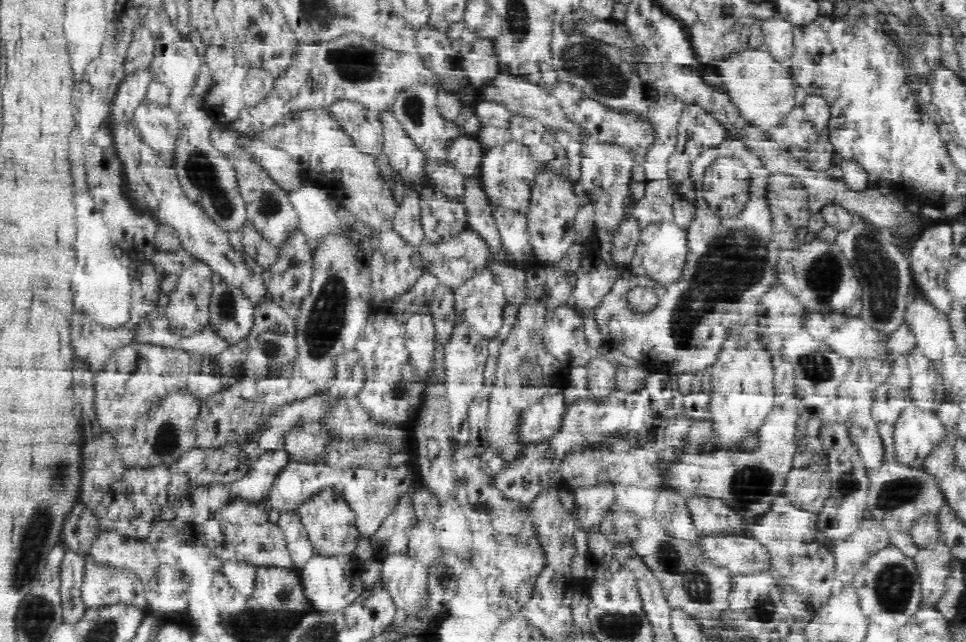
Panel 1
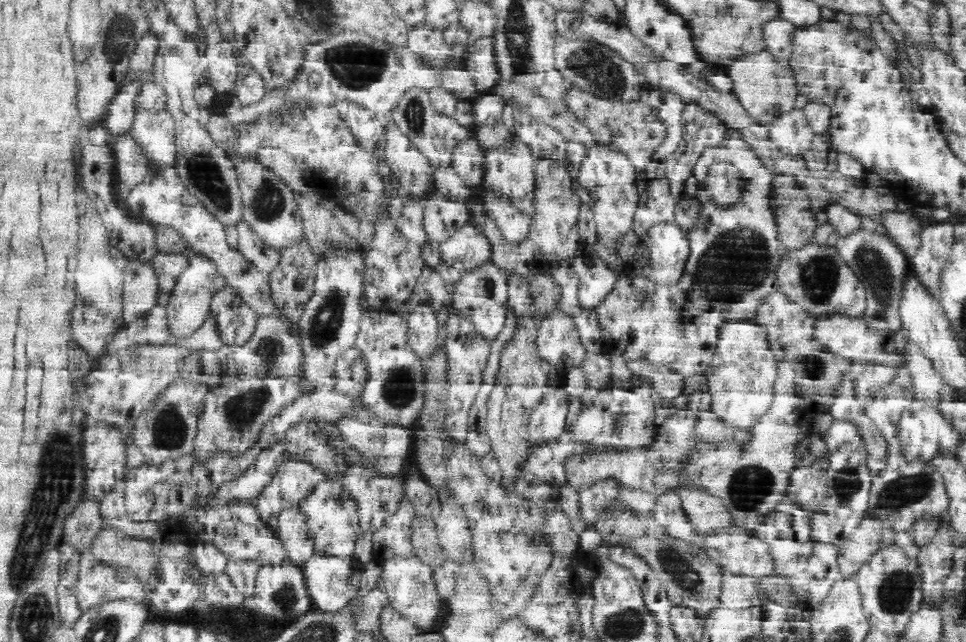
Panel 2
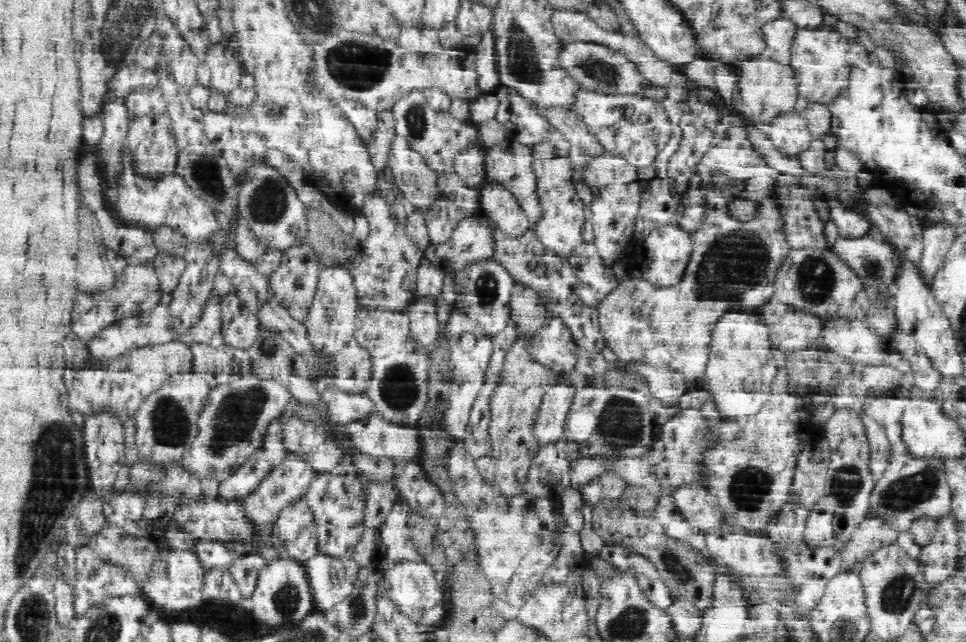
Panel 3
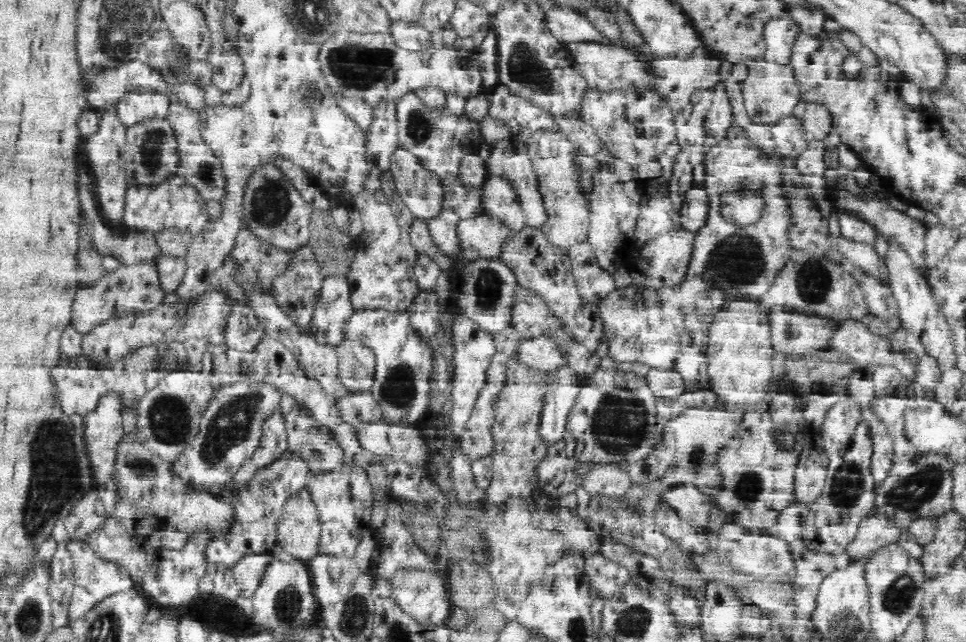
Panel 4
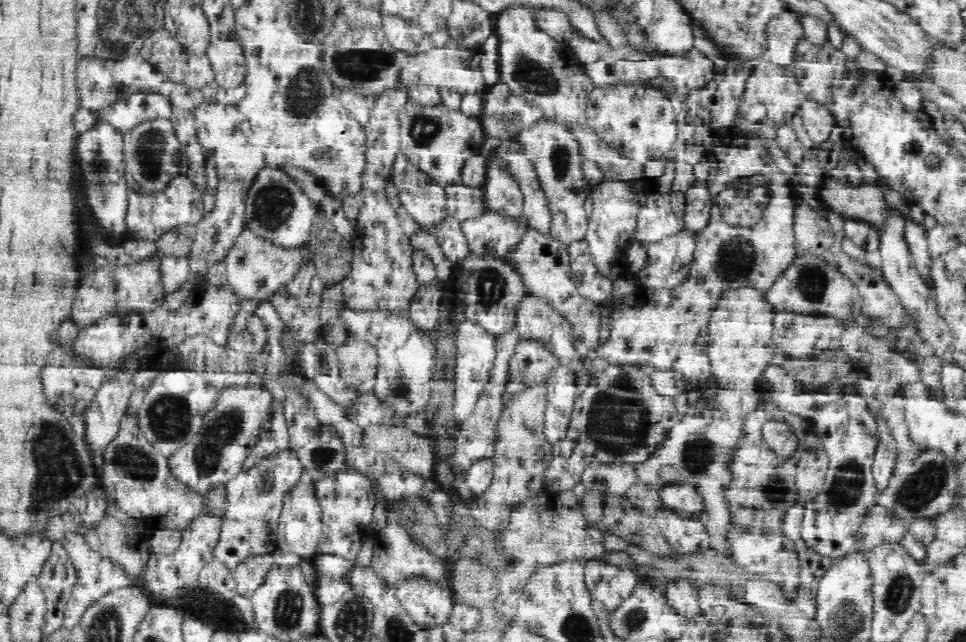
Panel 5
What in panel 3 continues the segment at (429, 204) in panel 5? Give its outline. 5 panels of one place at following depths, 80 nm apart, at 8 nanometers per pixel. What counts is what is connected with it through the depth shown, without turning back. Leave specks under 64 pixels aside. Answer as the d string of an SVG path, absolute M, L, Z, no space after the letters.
M394 136L388 166L399 192L404 192L416 209L426 212L436 196L441 197L437 186L437 172L429 168L424 156L408 148L408 140Z

